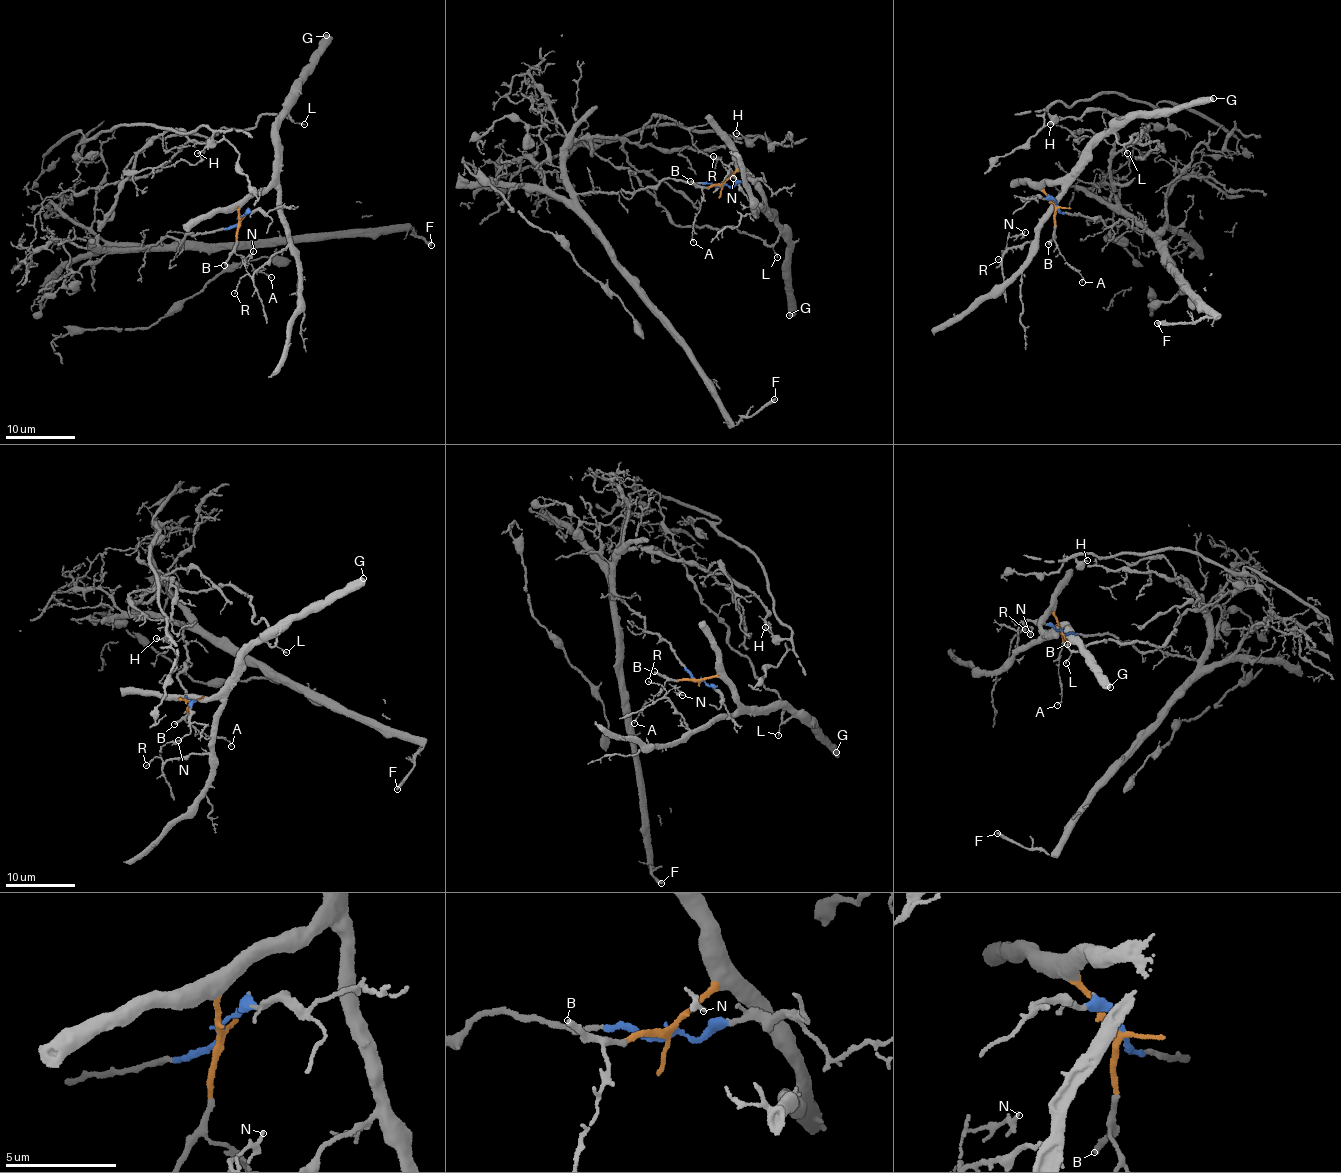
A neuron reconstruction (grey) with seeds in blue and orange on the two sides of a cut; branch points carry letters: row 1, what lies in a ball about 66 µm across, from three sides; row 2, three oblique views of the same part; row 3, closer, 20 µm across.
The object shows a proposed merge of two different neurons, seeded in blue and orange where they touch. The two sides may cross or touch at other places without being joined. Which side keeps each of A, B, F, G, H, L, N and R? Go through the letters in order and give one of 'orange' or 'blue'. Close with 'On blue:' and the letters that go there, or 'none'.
A: orange
B: orange
F: blue
G: orange
H: blue
L: orange
N: orange
R: orange
On blue: F, H

